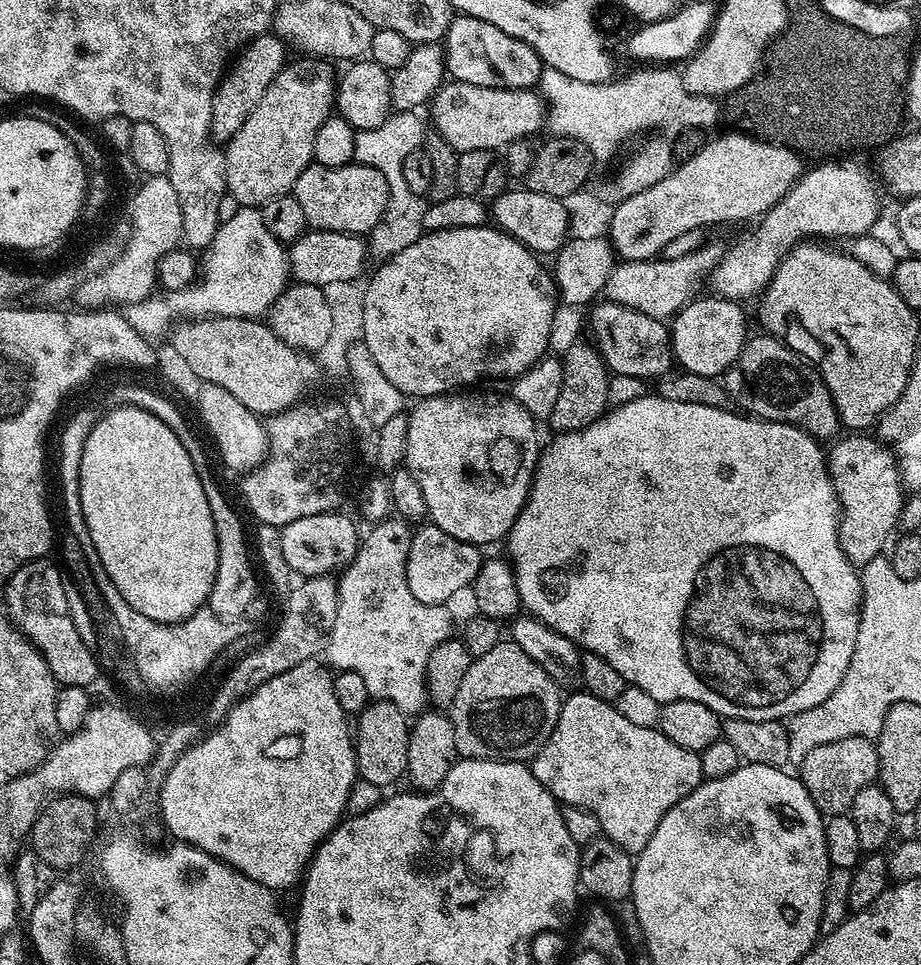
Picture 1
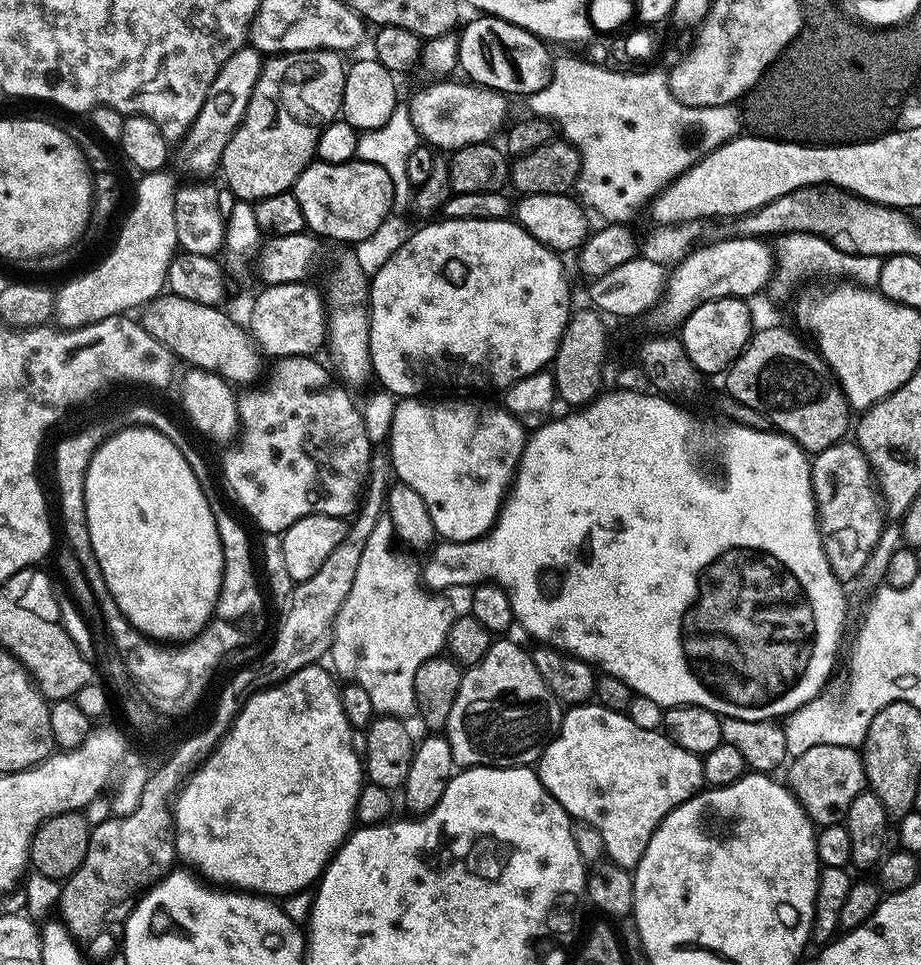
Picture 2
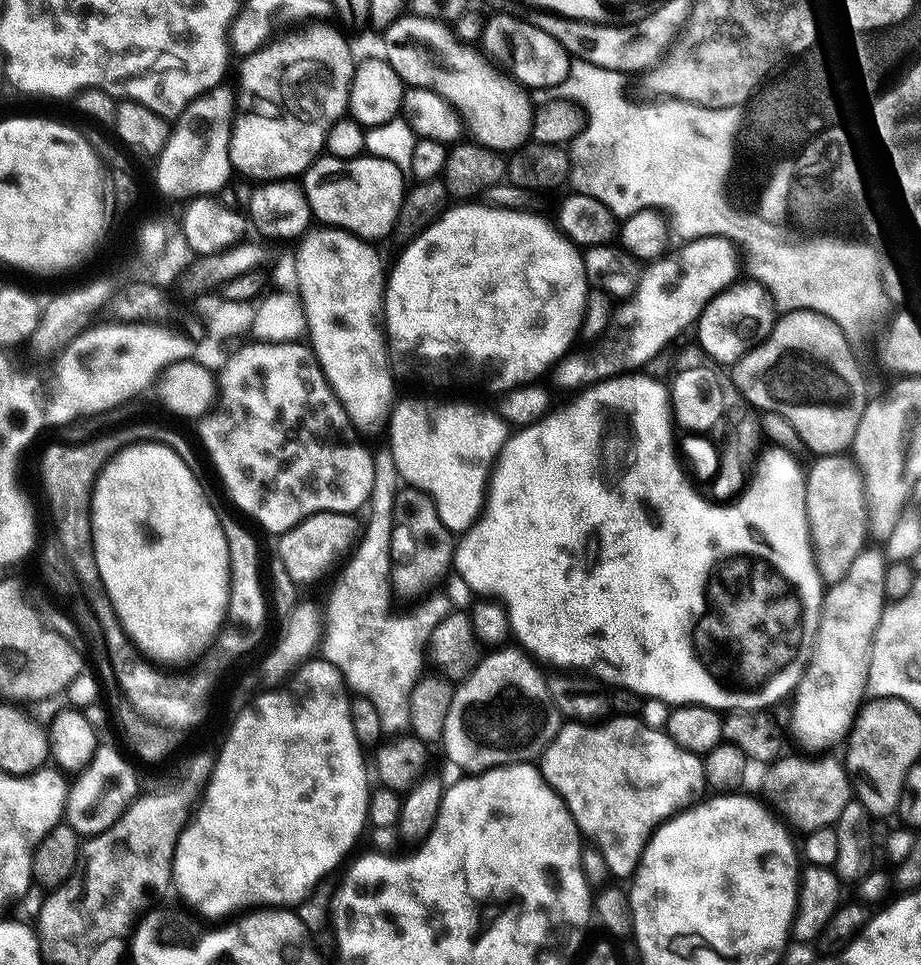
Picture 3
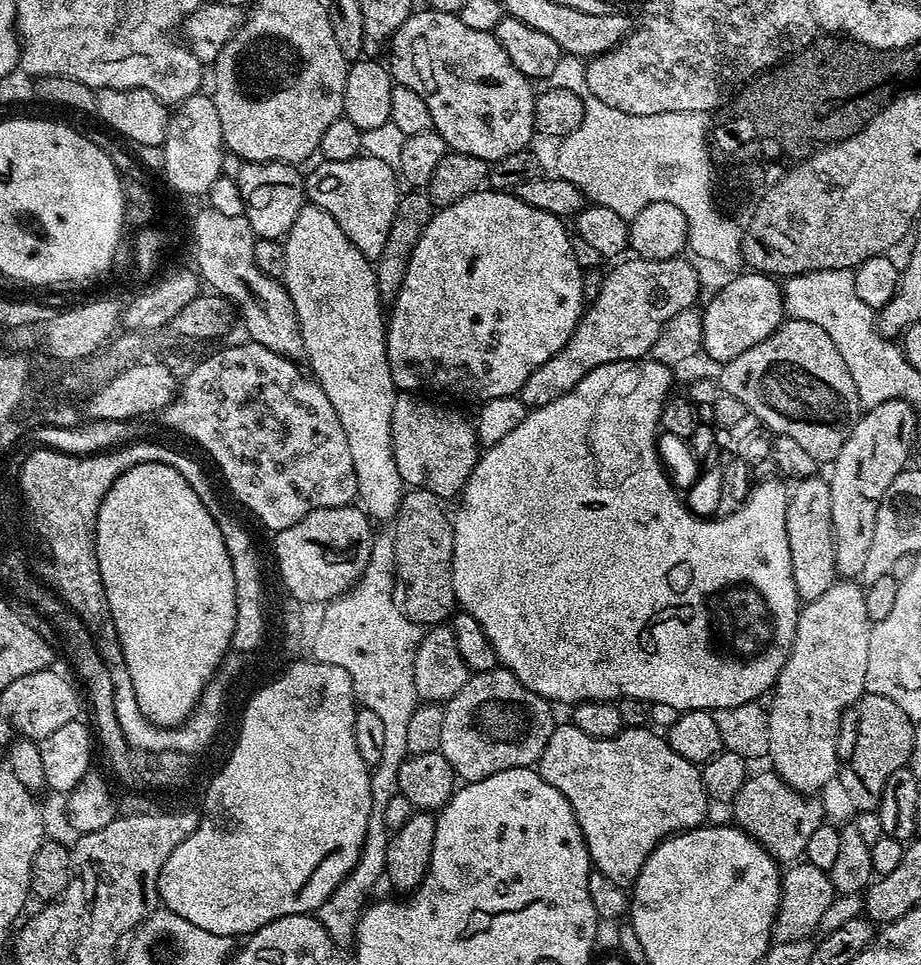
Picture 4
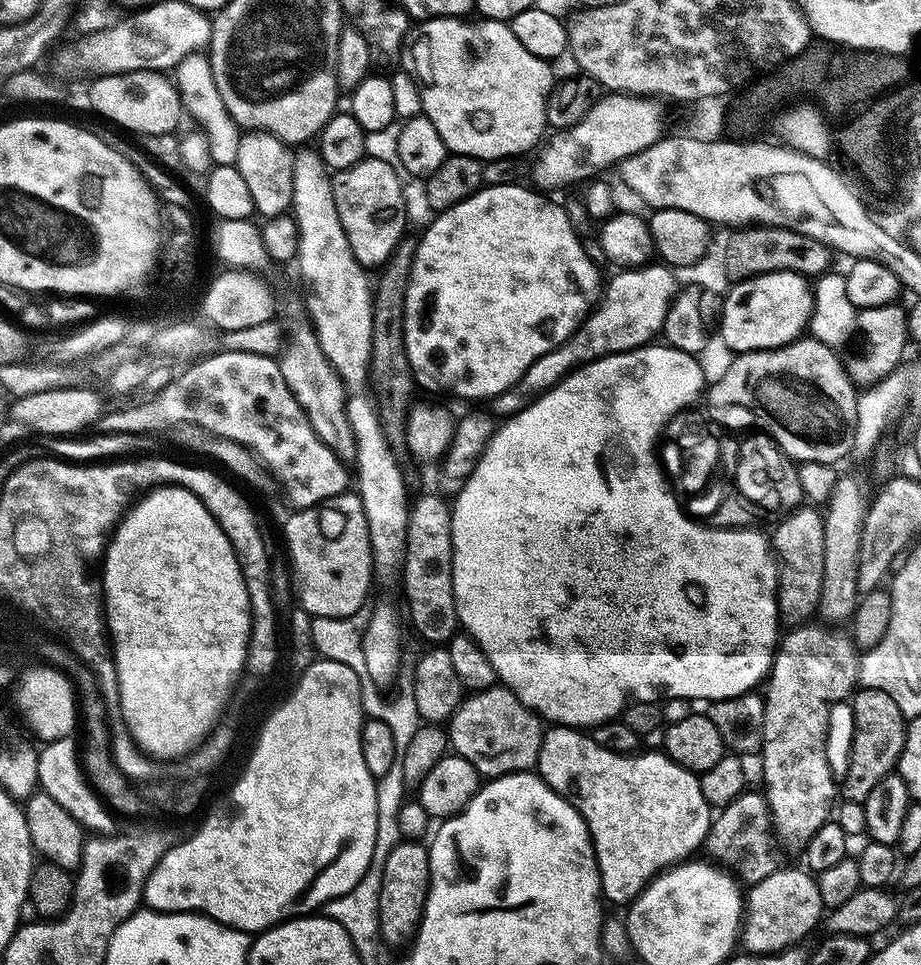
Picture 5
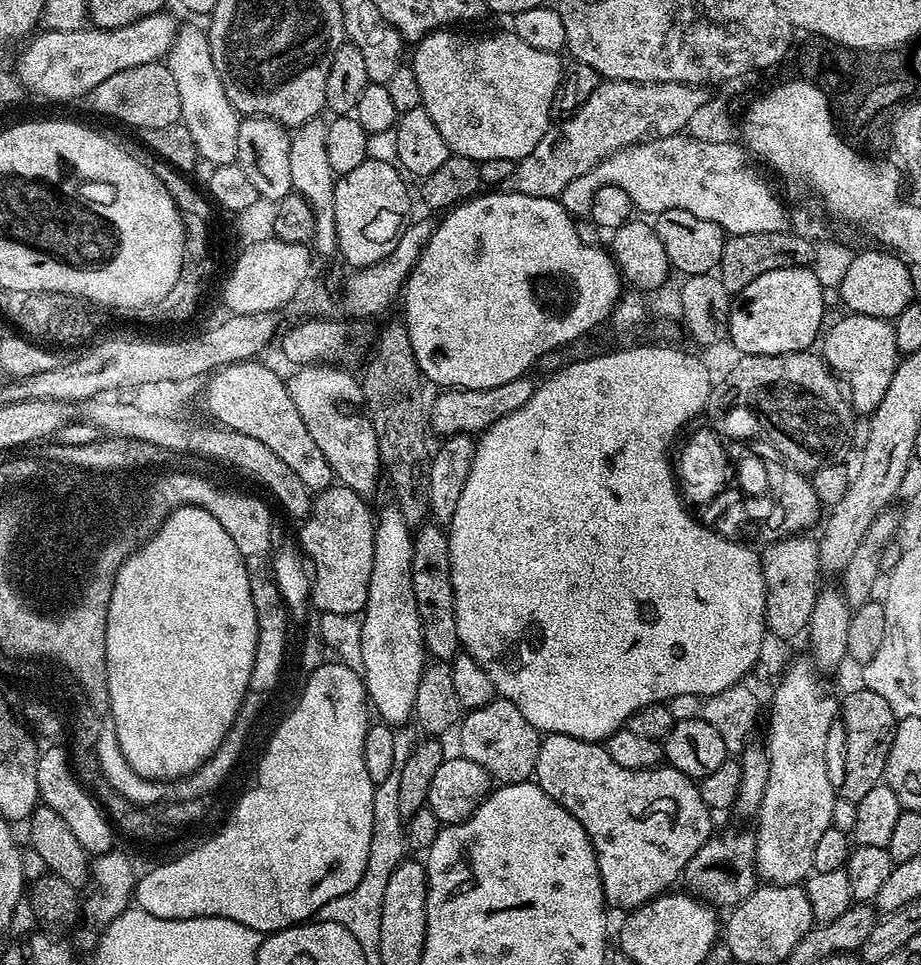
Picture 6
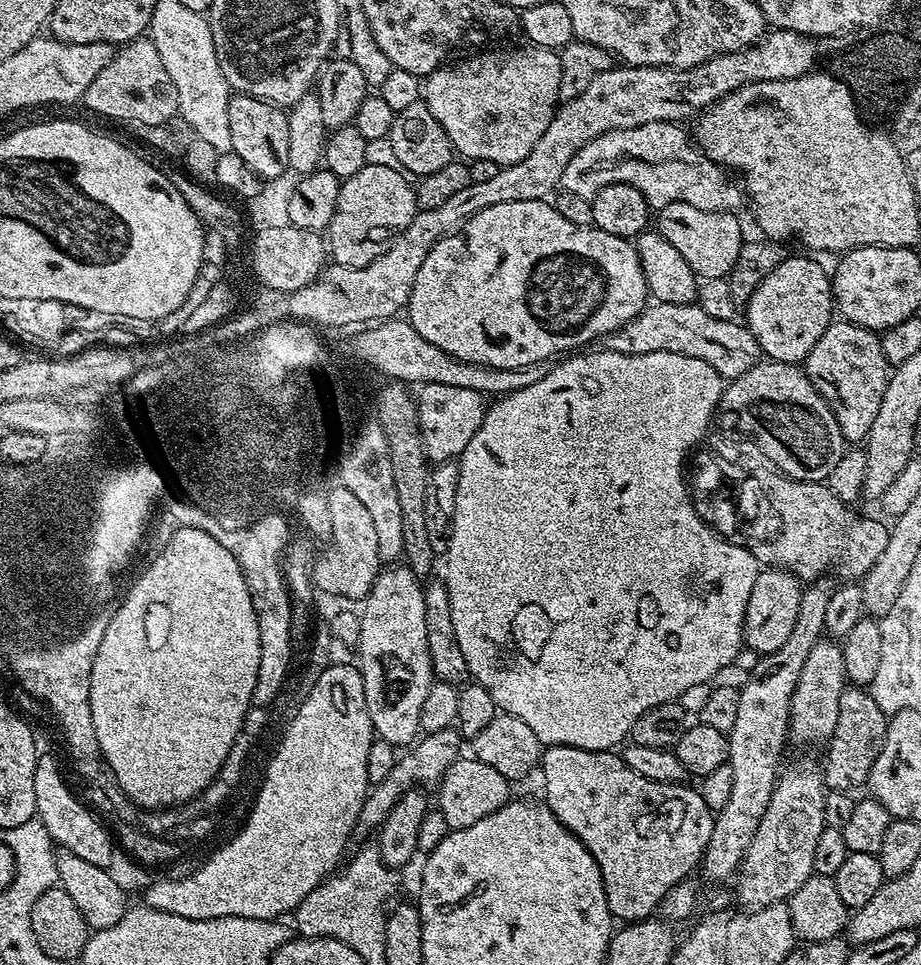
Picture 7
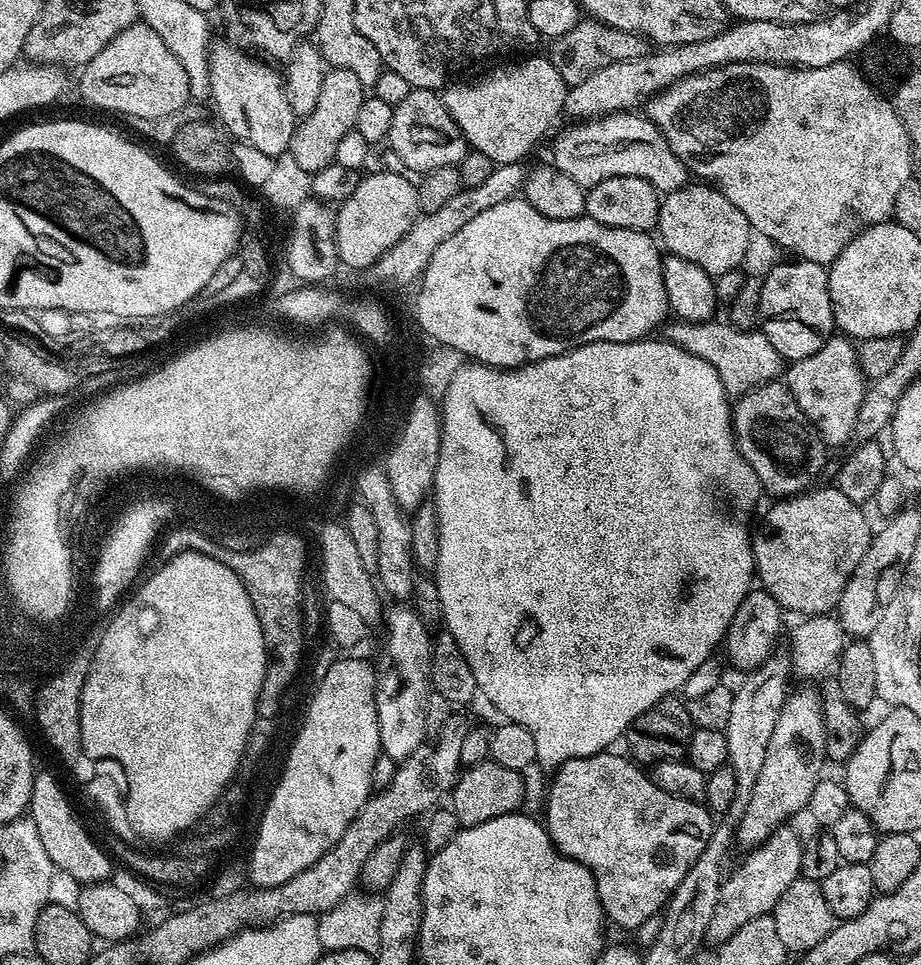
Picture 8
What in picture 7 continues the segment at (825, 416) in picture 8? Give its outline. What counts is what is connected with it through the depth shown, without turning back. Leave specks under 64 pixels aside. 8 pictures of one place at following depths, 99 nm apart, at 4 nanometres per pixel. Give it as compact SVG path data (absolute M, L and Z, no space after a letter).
M843 318L833 319L828 329L814 342L814 350L803 360L802 367L810 378L814 390L818 390L828 406L845 441L863 441L874 418L878 415L878 406L882 406L882 394L886 394L890 365L884 357L880 336Z

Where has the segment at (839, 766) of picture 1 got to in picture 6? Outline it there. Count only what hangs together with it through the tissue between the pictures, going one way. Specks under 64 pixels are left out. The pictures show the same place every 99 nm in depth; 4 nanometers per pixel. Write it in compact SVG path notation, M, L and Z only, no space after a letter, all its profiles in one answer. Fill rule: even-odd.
M736 828L733 832L720 832L709 836L708 840L686 862L682 884L691 895L706 904L720 910L737 908L750 894L754 894L758 887L756 874L756 833L744 828ZM688 887L688 888L687 888ZM724 908L724 909L723 909Z

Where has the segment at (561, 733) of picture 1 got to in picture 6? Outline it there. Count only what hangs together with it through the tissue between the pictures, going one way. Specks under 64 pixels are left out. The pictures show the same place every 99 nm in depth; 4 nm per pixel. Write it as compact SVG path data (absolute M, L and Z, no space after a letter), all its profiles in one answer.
M557 732L545 735L540 741L534 782L546 794L550 794L550 798L554 798L554 802L558 802L558 806L562 806L567 812L574 814L574 818L578 818L582 830L586 830L586 834L596 851L596 861L598 862L598 870L604 887L604 899L611 907L613 904L616 908L631 910L640 908L643 904L649 904L656 896L665 895L675 885L672 883L675 880L677 883L683 877L686 862L690 862L690 858L694 858L694 854L698 854L698 850L714 832L714 827L712 828L714 816L706 806L706 802L702 802L697 781L691 780L686 774L667 766L647 768L646 770L626 770L626 766L618 766L618 762L614 762L614 758L610 758L610 754L606 754L603 743L600 742L579 740L573 736L563 736Z

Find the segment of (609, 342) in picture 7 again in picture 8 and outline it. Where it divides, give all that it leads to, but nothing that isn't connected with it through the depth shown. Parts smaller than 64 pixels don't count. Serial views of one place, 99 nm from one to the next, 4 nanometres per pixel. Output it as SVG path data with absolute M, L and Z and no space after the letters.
M713 318L701 324L691 324L685 320L676 320L663 329L662 336L669 344L676 344L682 350L694 354L694 358L710 362L710 366L718 370L718 378L722 378L722 386L729 397L745 396L752 388L781 379L786 361L778 354L778 350L774 350L774 346L770 346L770 338L766 338L764 331L743 332L732 324L727 322L719 324L718 321L719 319Z

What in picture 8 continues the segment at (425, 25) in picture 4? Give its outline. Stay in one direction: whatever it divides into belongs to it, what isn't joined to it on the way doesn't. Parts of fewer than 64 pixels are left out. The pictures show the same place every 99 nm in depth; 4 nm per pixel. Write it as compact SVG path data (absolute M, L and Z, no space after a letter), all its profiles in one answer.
M544 54L504 62L485 72L488 73L477 80L464 78L461 84L449 83L442 92L444 105L450 110L450 118L458 122L462 134L468 139L471 151L486 154L496 166L521 163L525 159L523 156L562 116L570 86Z

